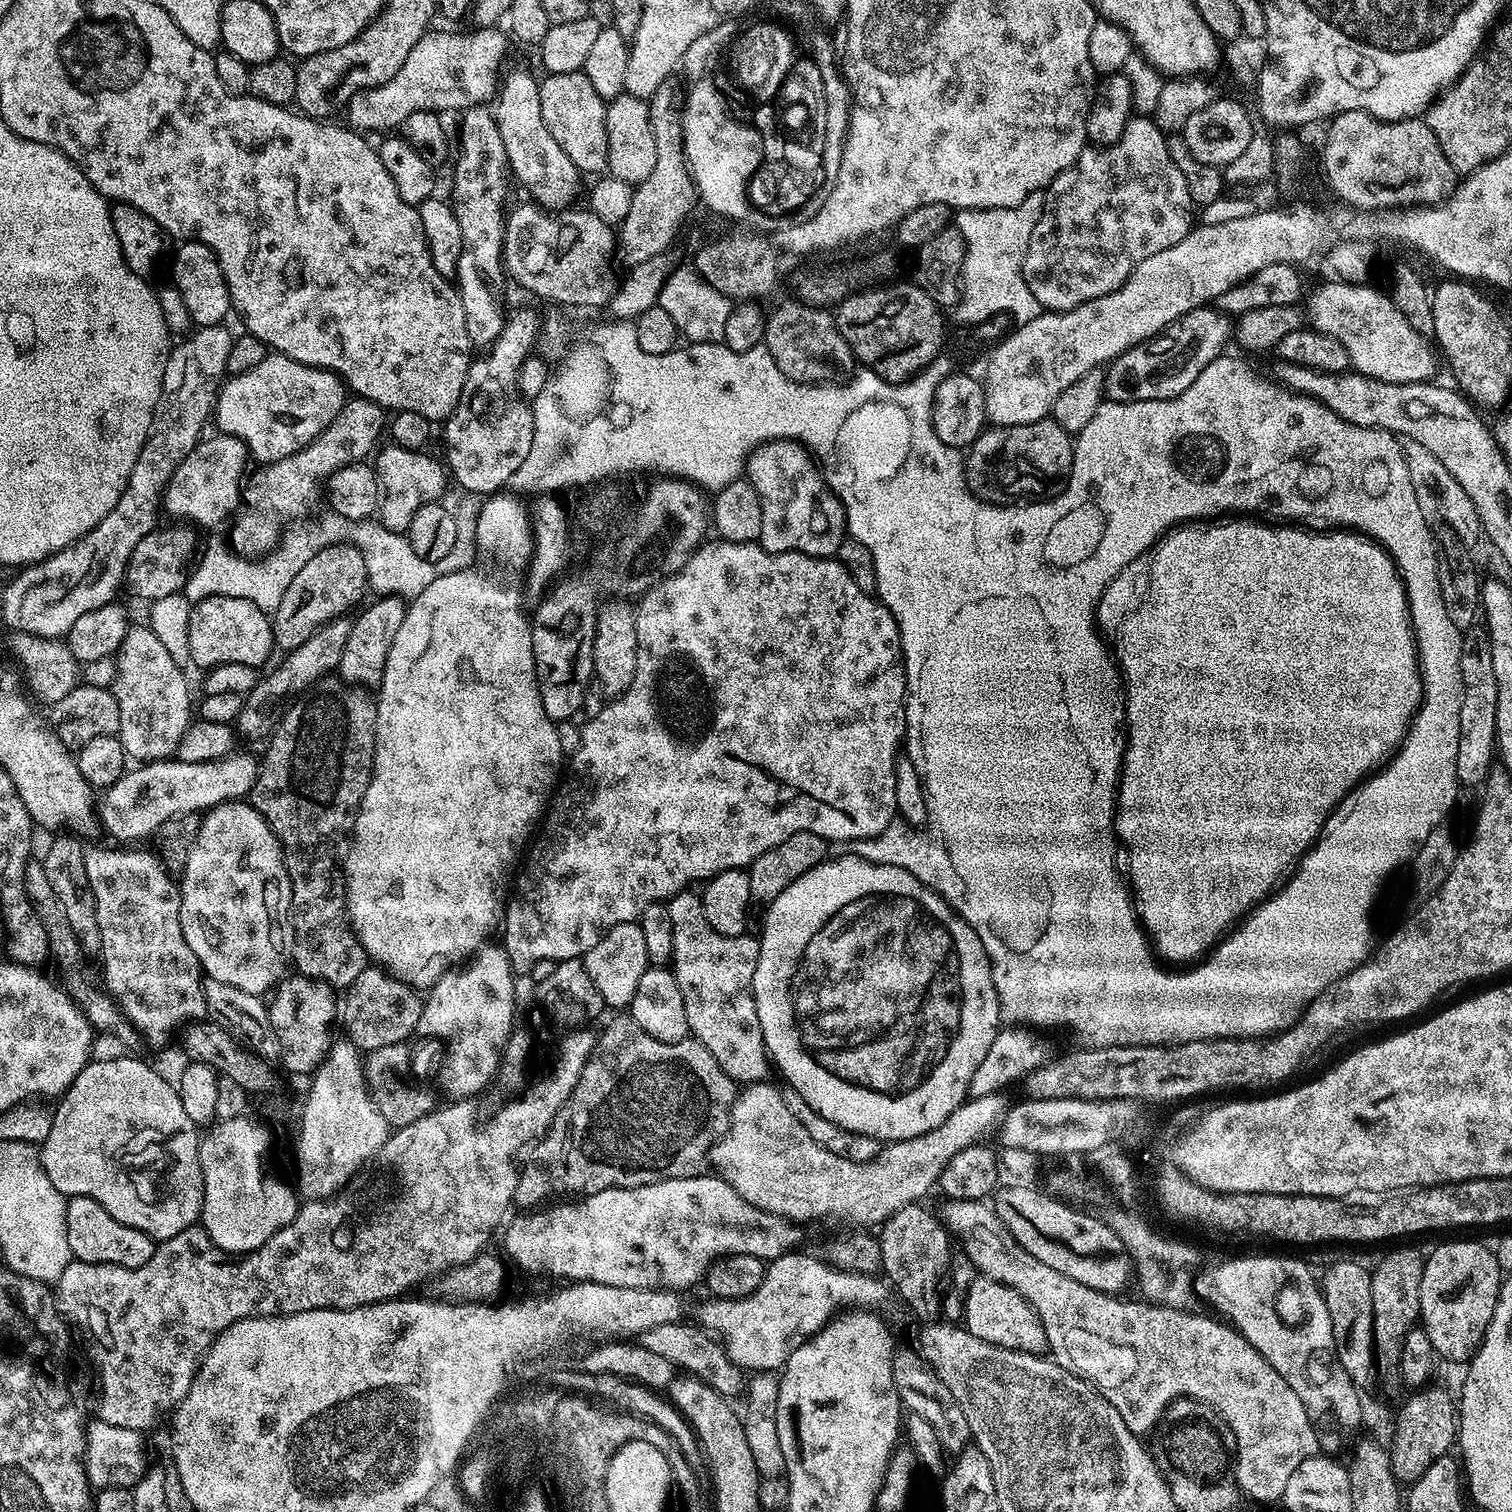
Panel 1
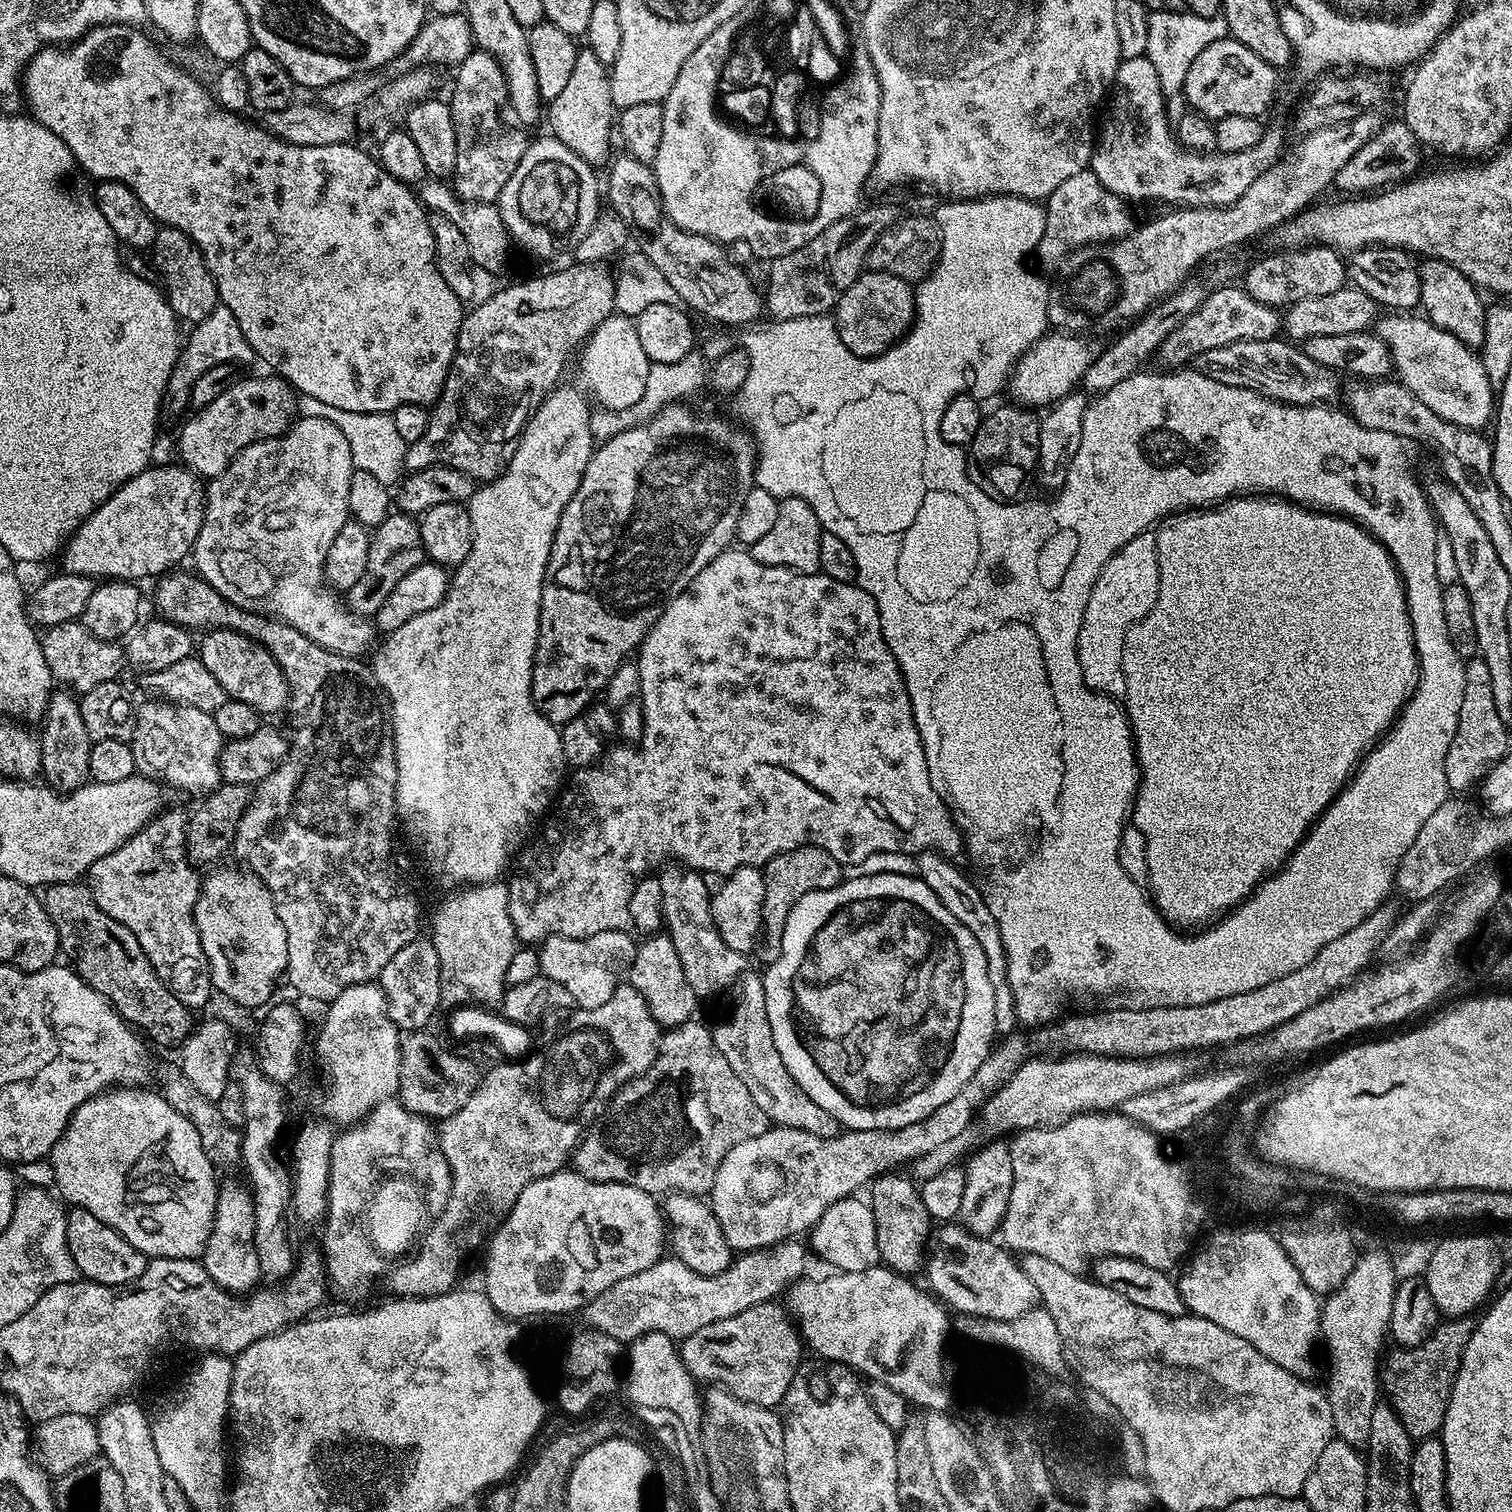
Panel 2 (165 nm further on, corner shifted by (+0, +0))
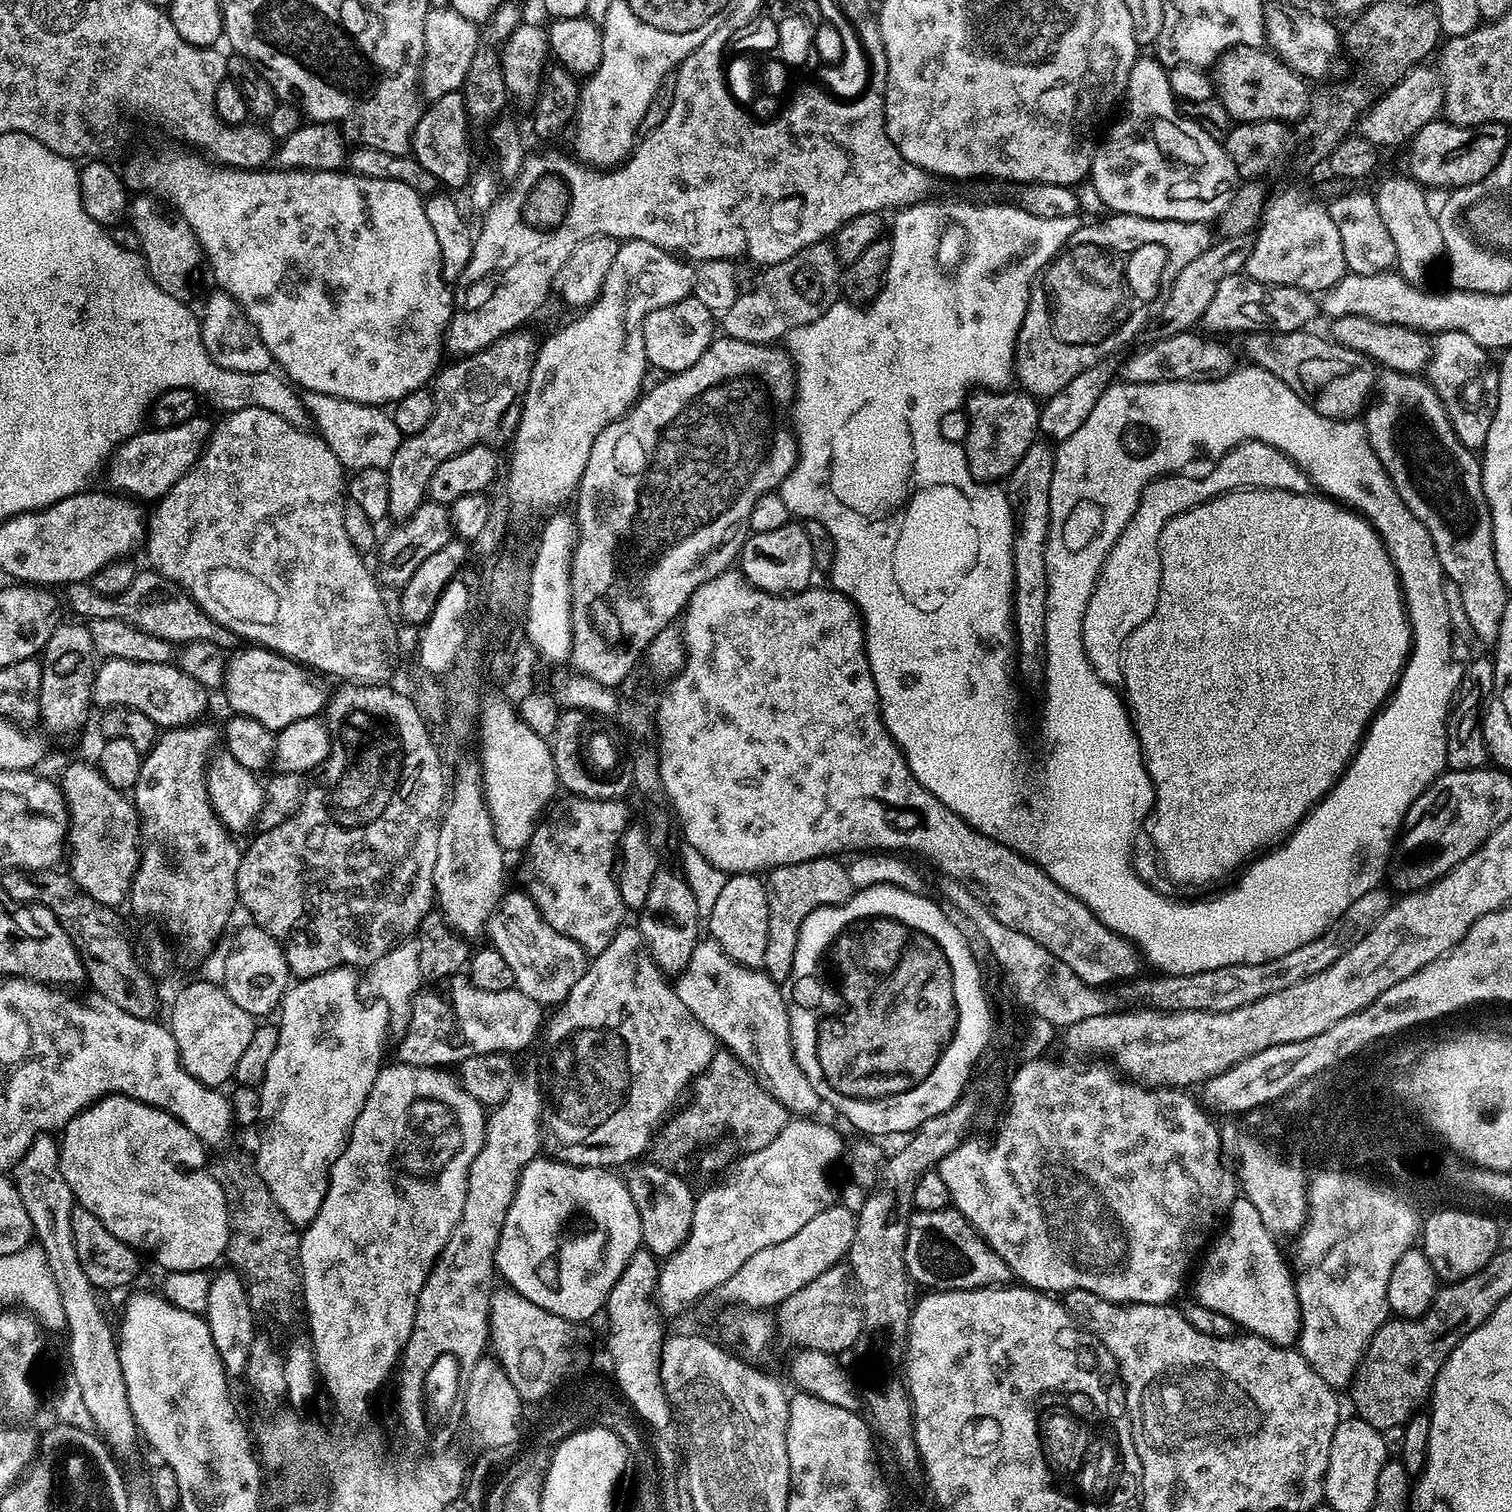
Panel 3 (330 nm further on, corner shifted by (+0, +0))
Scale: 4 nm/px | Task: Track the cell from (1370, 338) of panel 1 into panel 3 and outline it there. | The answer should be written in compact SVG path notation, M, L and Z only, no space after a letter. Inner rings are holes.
M1442 332L1431 341L1432 357L1428 359L1426 379L1436 391L1454 426L1454 434L1466 447L1483 449L1490 422L1496 413L1496 391L1499 371L1488 361L1489 349L1478 346L1474 338L1461 332Z

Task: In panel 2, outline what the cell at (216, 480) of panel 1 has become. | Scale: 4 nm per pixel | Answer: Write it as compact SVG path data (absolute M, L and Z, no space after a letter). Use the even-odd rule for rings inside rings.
M179 463L149 466L139 472L130 482L123 484L119 490L102 506L98 506L76 528L63 545L64 572L73 572L79 576L93 578L115 578L143 582L147 576L159 578L169 570L175 569L183 560L189 559L192 547L204 521L204 502L206 484L201 477L188 467Z

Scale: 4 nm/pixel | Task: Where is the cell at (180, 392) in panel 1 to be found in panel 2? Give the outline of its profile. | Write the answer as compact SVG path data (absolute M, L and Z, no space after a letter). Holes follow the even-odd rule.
M218 306L213 312L206 314L206 318L202 318L202 322L198 322L191 331L192 333L189 336L187 333L183 341L180 356L164 391L162 408L165 413L180 412L184 407L186 409L189 407L194 382L198 382L198 378L202 378L202 374L206 374L210 366L223 364L243 366L257 359L256 351L252 349L250 342L246 342L246 334L242 334L242 326L238 326L238 318L234 318L234 314L230 314L228 308Z

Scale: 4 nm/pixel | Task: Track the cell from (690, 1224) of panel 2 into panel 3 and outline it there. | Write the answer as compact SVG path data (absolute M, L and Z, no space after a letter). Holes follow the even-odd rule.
M636 1162L627 1169L626 1183L630 1190L630 1198L634 1198L634 1206L638 1210L640 1238L643 1247L657 1258L673 1255L684 1244L689 1236L694 1214L694 1192L679 1176L679 1171L663 1168L655 1162Z

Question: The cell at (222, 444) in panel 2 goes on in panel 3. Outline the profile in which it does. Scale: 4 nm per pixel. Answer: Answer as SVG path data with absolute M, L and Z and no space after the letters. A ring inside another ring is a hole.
M203 414L191 416L182 422L182 426L149 427L137 432L115 449L106 465L111 489L140 502L159 501L176 485L178 478L185 476L196 465L196 459L204 451L209 435L210 423Z

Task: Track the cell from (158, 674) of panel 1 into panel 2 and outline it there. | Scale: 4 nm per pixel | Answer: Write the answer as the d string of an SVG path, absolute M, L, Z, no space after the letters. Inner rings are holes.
M151 699L137 707L137 718L129 741L134 751L136 771L158 782L170 780L190 792L207 794L220 786L220 754L224 737L211 713Z

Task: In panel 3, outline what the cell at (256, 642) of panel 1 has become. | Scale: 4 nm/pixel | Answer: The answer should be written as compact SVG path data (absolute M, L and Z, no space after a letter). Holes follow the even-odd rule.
M244 646L227 657L222 693L233 713L249 716L262 726L279 730L302 718L319 717L330 699L325 677L278 652L259 646Z

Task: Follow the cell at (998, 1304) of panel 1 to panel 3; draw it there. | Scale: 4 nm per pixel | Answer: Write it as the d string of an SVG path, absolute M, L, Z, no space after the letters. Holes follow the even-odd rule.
M949 1206L942 1210L933 1212L913 1211L912 1219L908 1224L905 1244L905 1268L908 1271L908 1279L917 1284L925 1284L928 1290L943 1290L952 1292L958 1290L974 1290L975 1288L995 1288L1004 1286L1013 1279L1010 1269L1002 1258L988 1245L982 1237L972 1227L972 1221L968 1220L957 1212L955 1208Z

